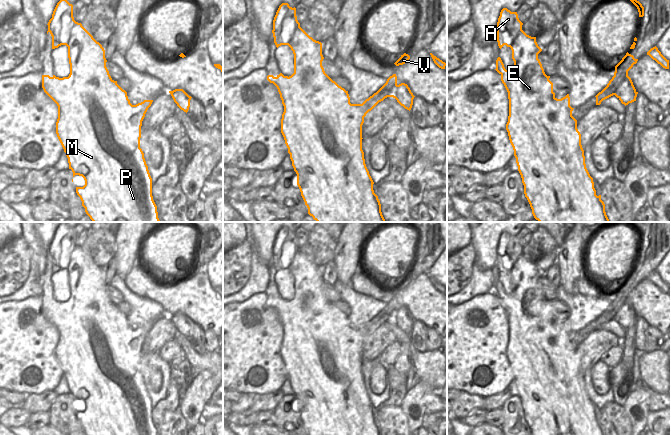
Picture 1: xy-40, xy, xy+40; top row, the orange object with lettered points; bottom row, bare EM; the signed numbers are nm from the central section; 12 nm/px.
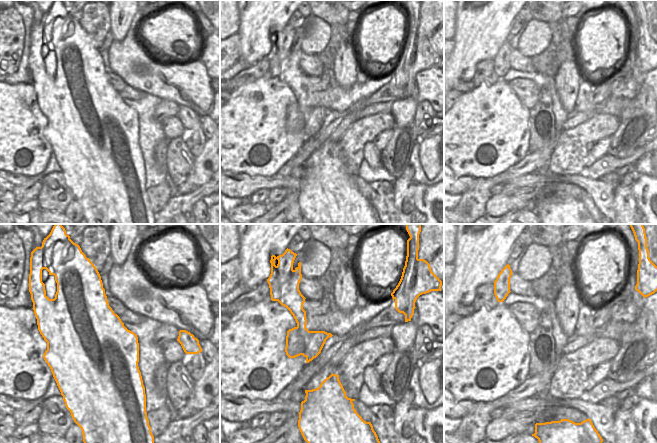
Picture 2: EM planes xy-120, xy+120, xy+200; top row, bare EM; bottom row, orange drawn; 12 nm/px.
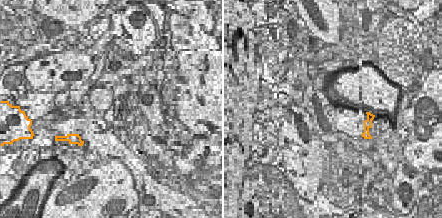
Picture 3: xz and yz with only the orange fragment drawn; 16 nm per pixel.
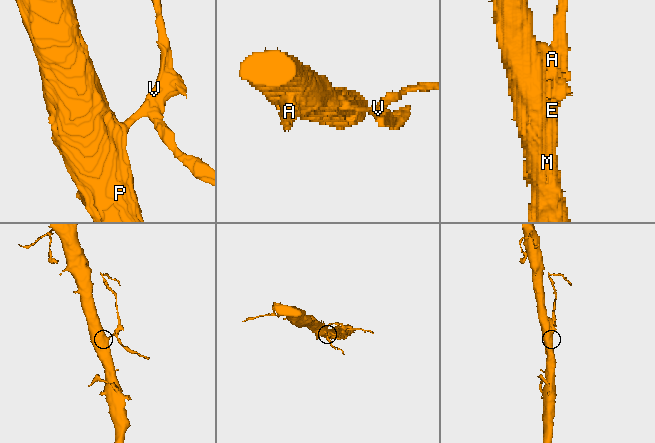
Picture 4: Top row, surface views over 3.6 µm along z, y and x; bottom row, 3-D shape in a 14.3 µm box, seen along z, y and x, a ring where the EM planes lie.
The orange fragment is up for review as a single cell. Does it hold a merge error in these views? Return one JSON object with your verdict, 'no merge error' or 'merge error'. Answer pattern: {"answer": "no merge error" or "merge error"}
{"answer": "merge error"}

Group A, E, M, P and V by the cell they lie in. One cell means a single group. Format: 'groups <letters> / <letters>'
groups A E M P / V

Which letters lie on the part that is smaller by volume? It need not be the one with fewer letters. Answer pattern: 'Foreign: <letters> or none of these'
Foreign: V.

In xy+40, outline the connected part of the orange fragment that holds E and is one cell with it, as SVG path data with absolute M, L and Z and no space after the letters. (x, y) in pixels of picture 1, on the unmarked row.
M507 232L501 234L497 246L497 266L500 273L504 269L511 272L514 291L506 294L498 281L495 294L501 299L501 305L508 316L509 340L506 354L524 409L525 421L532 435L605 435L605 428L601 419L596 419L593 402L586 392L581 358L577 353L577 344L572 340L574 332L570 330L569 318L561 323L555 321L550 300L545 298L538 283L542 273L538 270L536 261L531 261L522 254L522 249L517 236L511 236Z

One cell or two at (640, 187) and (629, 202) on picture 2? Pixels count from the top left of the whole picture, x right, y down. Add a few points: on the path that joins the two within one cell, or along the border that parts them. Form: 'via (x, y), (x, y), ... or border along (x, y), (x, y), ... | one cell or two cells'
border along (631, 186), (638, 209) | two cells

